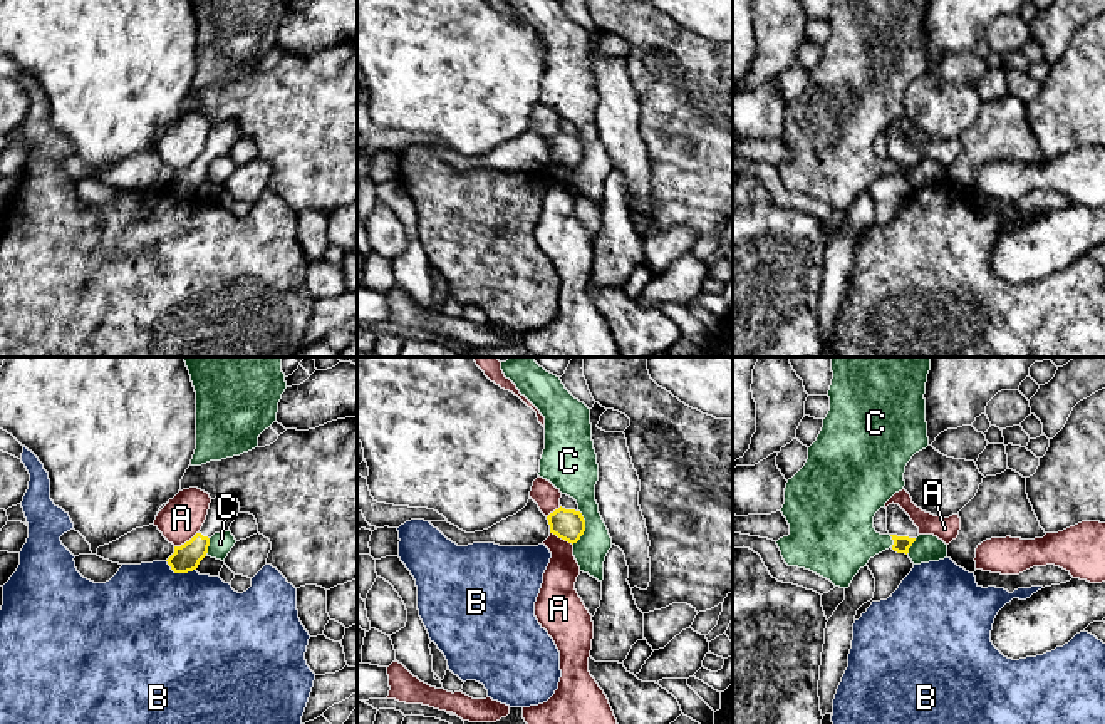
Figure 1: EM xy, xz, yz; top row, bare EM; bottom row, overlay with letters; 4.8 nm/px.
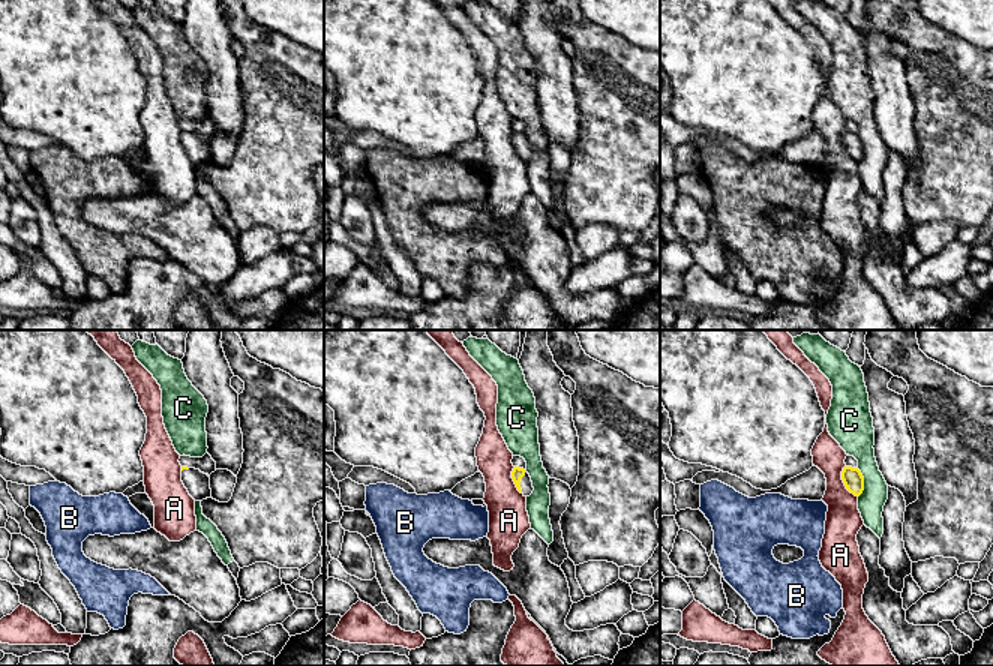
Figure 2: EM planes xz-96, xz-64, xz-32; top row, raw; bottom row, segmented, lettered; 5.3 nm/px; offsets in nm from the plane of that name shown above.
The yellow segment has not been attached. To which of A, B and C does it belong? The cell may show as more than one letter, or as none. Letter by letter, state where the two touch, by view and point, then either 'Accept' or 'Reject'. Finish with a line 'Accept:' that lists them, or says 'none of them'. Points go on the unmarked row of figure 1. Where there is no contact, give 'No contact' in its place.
A: Touches yellow at xy (186, 166). Reject
B: Touches yellow at xy (180, 196). Reject
C: Touches yellow at xz (584, 153). Reject
Accept: none of them

